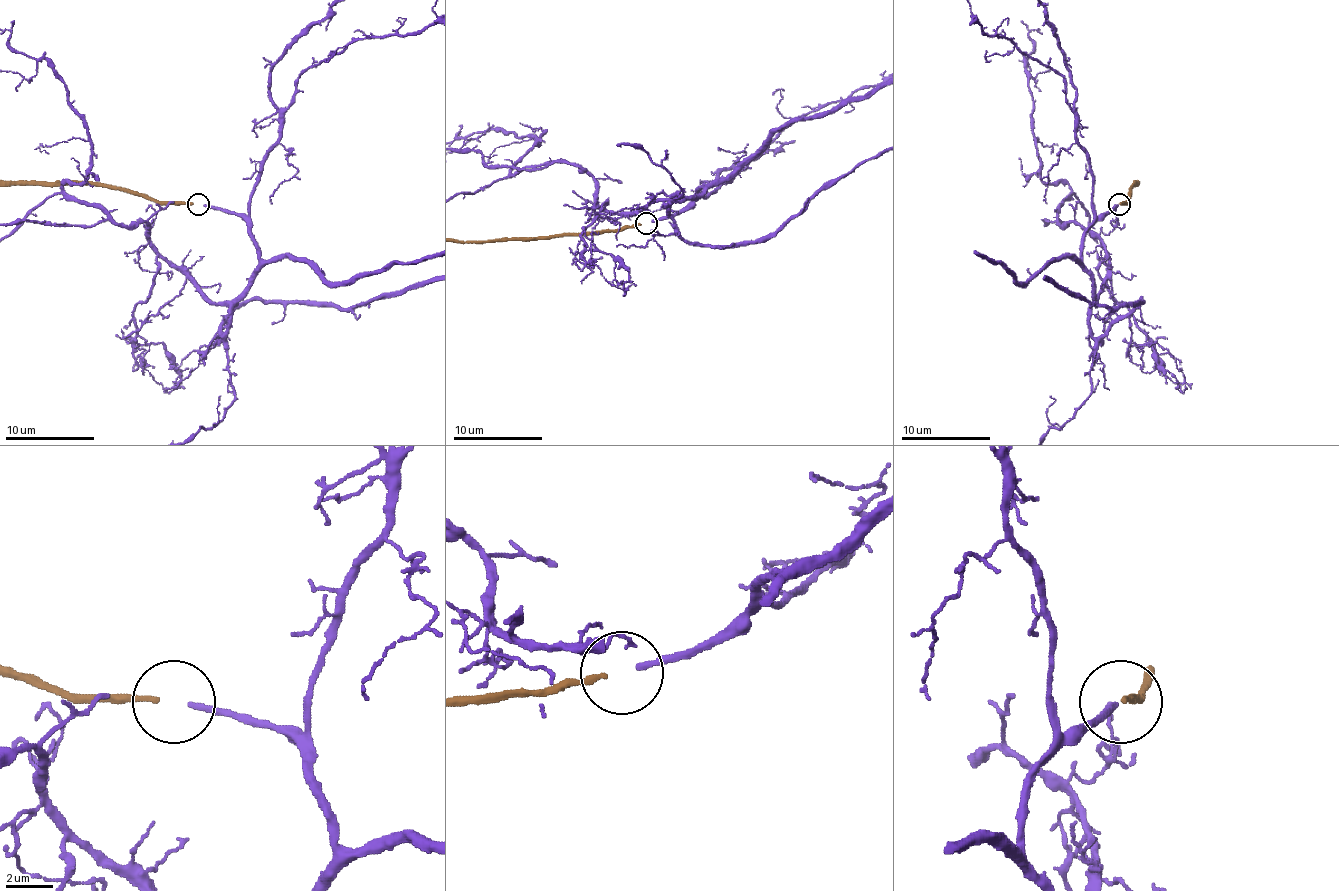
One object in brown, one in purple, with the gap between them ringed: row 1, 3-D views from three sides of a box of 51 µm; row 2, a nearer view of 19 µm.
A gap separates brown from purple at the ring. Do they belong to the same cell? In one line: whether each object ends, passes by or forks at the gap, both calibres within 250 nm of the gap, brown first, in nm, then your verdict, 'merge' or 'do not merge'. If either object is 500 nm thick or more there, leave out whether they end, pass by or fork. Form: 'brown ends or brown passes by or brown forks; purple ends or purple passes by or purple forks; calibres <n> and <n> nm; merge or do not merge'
brown ends; purple ends; calibres 240 and 260 nm; merge

